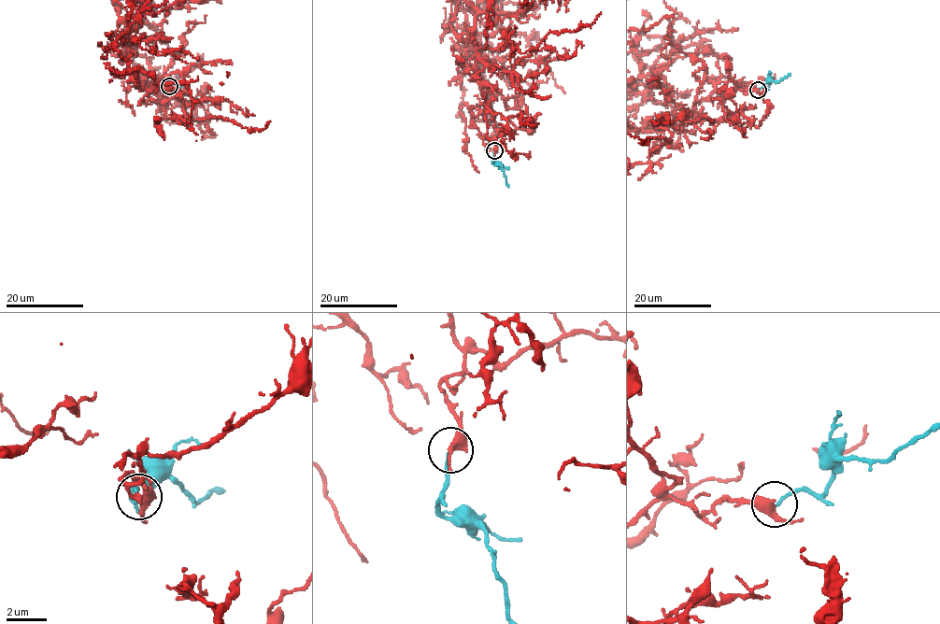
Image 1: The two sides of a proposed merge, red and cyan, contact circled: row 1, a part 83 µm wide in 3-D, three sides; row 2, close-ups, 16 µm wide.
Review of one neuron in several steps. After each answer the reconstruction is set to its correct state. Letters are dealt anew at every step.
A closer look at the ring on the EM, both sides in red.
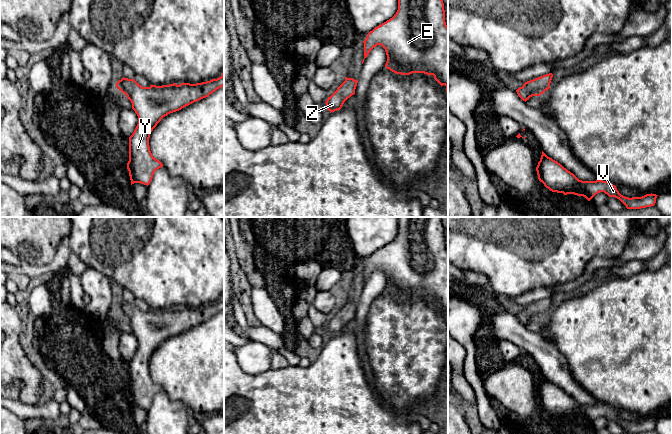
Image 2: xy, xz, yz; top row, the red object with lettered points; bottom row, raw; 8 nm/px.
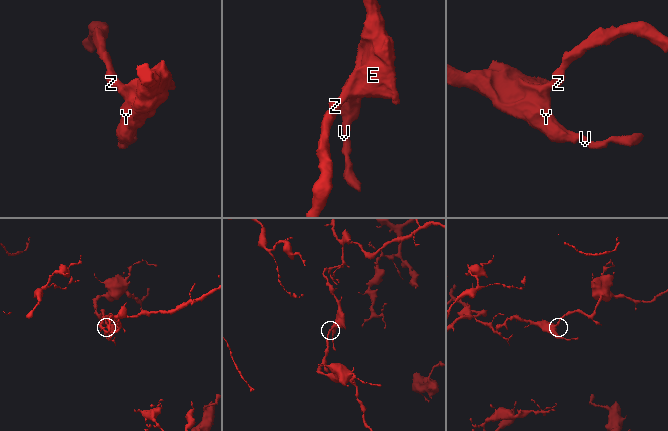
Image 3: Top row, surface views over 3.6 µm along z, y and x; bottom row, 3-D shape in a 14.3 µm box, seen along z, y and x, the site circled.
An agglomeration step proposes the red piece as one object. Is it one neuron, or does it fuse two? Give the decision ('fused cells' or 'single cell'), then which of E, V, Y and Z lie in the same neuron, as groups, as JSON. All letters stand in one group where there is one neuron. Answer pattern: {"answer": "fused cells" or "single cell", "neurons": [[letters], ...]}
{"answer": "single cell", "neurons": [["E", "V", "Y", "Z"]]}

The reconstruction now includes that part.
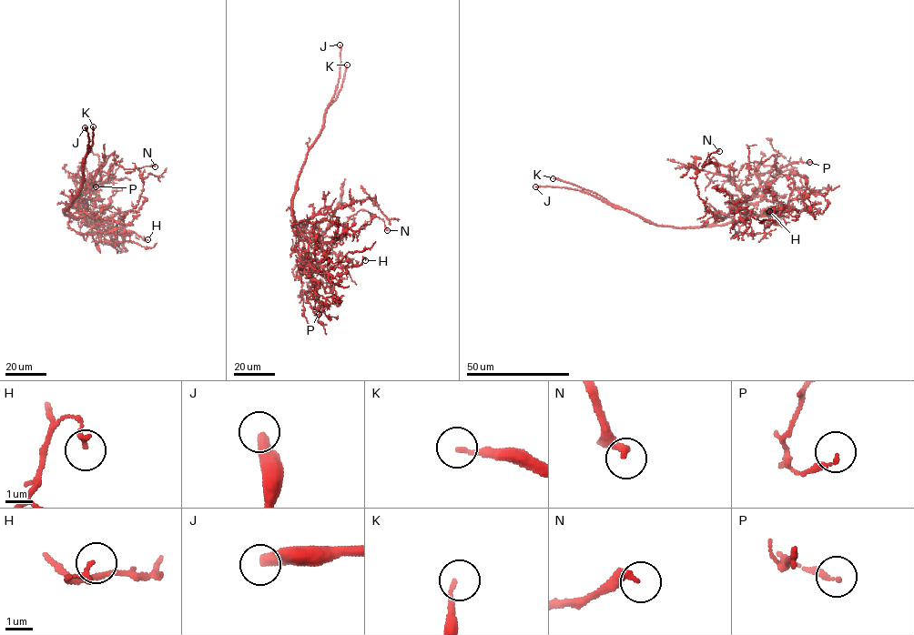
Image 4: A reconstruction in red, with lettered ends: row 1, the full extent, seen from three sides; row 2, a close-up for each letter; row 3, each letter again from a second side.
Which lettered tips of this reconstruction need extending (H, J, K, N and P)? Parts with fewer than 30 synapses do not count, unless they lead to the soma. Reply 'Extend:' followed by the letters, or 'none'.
Extend: J, K

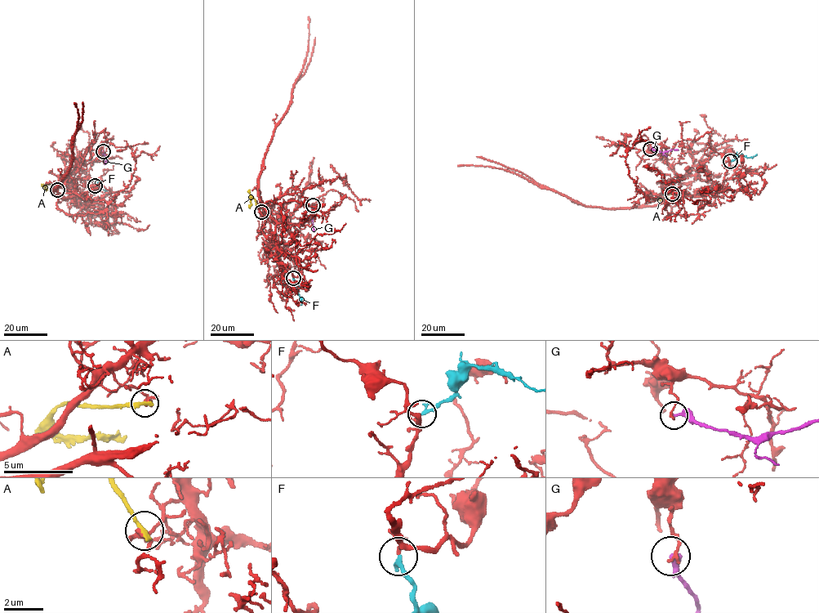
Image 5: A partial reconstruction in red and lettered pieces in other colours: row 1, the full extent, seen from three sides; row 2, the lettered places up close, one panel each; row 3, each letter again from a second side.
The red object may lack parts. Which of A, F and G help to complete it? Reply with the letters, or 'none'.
F

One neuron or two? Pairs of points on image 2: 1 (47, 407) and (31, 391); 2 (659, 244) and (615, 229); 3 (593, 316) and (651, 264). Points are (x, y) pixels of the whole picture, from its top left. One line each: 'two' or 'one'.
1: two
2: two
3: two

